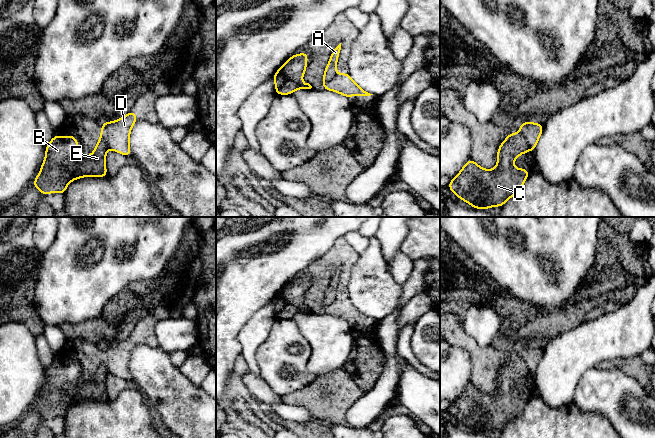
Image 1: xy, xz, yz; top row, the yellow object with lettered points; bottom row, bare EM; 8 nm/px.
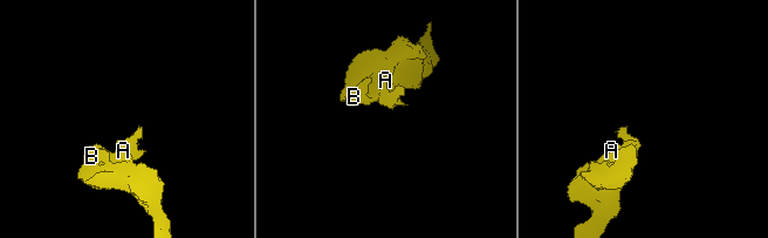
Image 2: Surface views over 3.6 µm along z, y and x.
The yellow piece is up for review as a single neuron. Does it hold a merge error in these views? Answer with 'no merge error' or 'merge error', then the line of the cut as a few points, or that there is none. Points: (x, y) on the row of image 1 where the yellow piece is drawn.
merge error; cut in yz along (517, 133), (525, 139), (527, 145), (532, 150)

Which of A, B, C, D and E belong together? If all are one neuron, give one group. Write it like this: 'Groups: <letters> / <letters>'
Groups: A B C E / D

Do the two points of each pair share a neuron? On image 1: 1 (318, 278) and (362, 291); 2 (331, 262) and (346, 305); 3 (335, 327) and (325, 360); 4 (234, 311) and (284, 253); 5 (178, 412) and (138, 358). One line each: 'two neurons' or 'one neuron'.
1: two neurons
2: one neuron
3: one neuron
4: one neuron
5: one neuron

